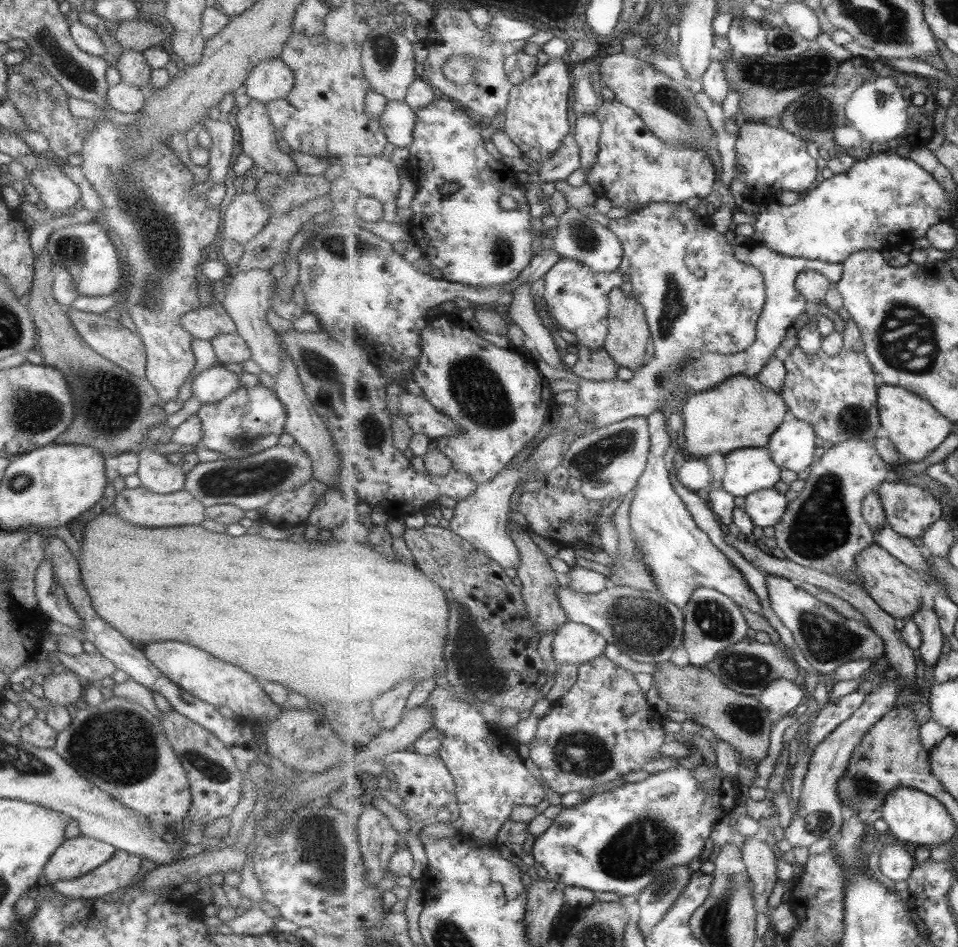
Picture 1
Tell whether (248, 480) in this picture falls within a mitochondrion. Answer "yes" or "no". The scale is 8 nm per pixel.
yes

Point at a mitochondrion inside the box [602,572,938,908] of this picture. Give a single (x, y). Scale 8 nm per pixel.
(648, 628)

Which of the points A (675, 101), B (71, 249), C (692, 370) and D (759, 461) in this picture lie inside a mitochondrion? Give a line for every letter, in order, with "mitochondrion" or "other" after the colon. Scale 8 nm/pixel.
A: mitochondrion
B: mitochondrion
C: mitochondrion
D: other

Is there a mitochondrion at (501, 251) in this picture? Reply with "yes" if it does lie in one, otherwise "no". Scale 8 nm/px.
yes

